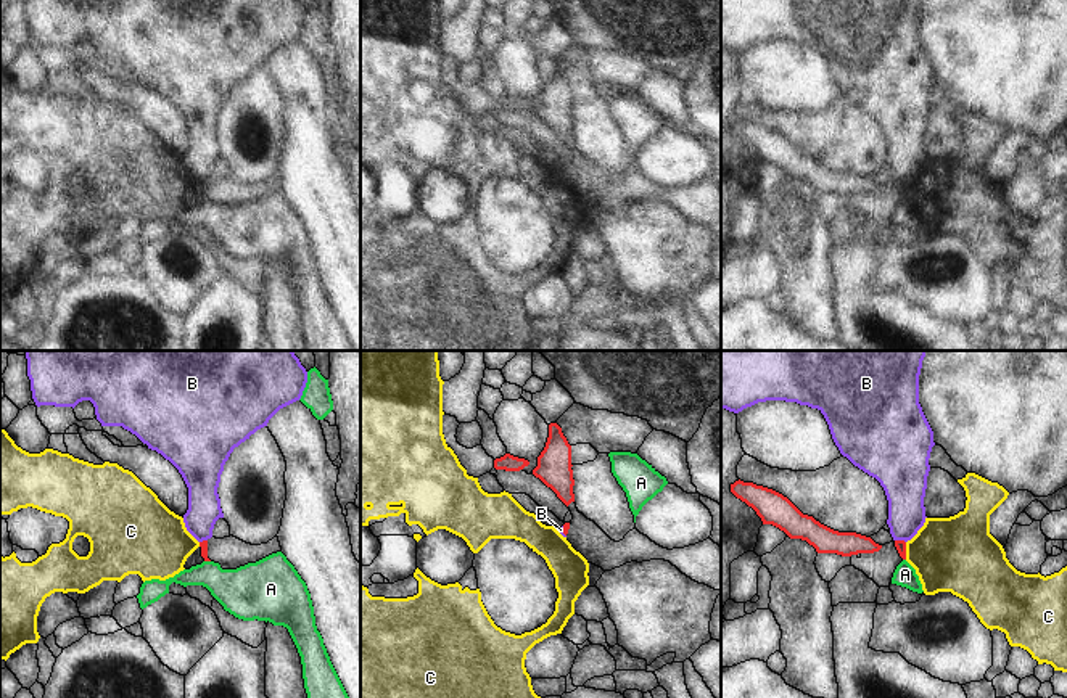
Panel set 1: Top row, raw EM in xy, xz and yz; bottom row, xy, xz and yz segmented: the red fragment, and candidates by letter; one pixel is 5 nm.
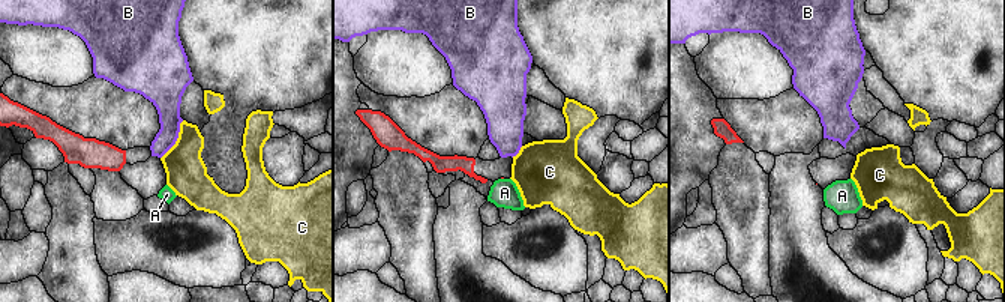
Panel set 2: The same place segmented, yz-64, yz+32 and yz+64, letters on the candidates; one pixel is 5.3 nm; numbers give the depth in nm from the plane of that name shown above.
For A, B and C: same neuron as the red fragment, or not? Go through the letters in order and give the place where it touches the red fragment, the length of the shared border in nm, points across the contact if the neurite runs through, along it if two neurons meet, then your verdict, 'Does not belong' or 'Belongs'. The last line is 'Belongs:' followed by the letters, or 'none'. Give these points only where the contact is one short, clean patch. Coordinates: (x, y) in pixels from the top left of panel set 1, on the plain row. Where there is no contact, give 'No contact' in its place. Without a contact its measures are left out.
A: Touches red at xy (208, 200). Shared border 30 nm. Boundary: xy (205, 200), (210, 201). Does not belong
B: Touches red at yz (900, 180). Shared border 60 nm. Boundary: yz (895, 179), (905, 182). Does not belong
C: Touches red at yz (905, 190). Shared border 90 nm. Boundary: yz (905, 182), (906, 198). Does not belong
Belongs: none

